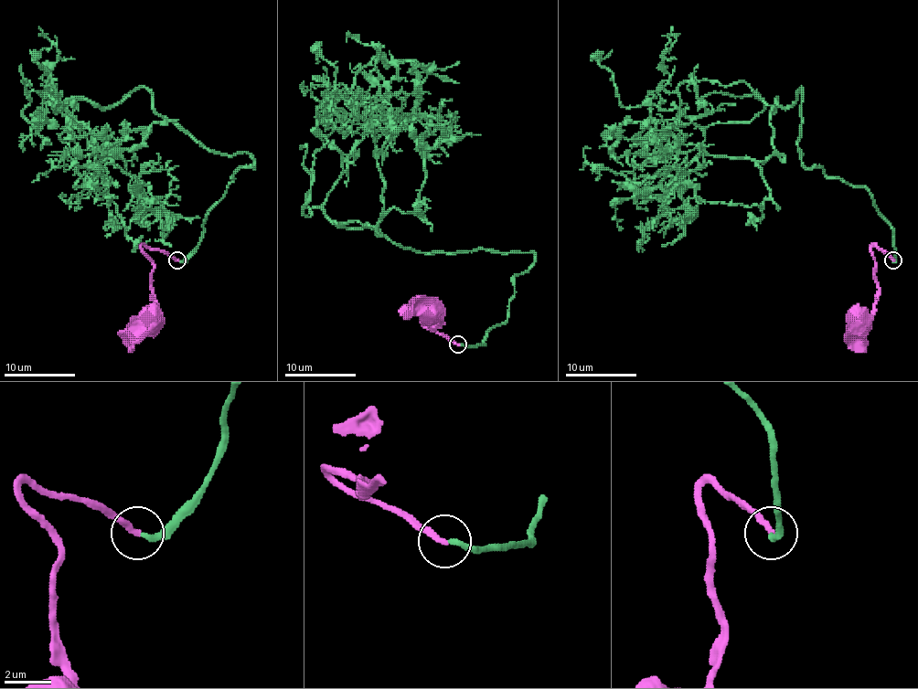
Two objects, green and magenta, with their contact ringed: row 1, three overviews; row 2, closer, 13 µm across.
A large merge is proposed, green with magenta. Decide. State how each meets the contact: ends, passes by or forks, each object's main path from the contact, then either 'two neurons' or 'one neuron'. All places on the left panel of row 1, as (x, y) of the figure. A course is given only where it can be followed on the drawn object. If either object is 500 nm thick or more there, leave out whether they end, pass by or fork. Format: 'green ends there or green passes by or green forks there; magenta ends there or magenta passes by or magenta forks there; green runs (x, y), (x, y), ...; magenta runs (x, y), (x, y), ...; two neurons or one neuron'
green ends there; magenta ends there; green runs (178, 260), (253, 159), (203, 148), (144, 88), (109, 107), (64, 105), (139, 184), (144, 210), (126, 230); magenta runs (176, 260), (158, 249), (141, 247), (143, 253), (154, 266), (157, 322), (152, 323); one neuron

